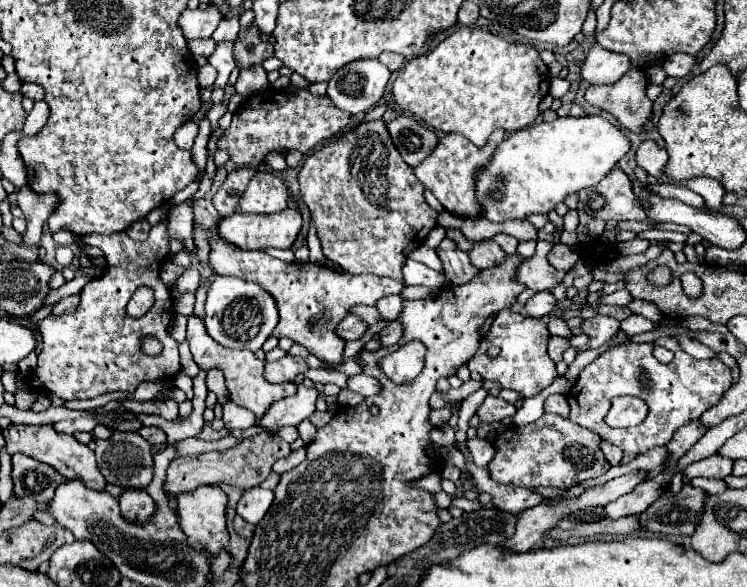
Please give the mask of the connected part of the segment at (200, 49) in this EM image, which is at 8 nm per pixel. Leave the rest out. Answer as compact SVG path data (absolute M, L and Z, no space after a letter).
M193 39L187 45L189 45L189 49L191 49L191 53L195 57L199 57L199 55L209 57L215 51L215 47L217 47L217 43L213 39Z

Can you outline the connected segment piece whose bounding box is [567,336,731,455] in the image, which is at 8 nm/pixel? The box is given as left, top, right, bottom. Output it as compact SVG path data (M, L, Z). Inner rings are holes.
M673 336L659 337L653 343L625 343L601 353L589 363L577 377L567 401L571 405L569 419L581 427L587 427L603 439L615 443L627 453L643 453L657 445L667 445L673 431L681 425L699 419L709 407L719 403L723 393L731 387L731 369L719 359L695 359L687 355ZM655 345L673 353L671 363L659 363L653 357ZM617 395L635 395L649 405L649 415L637 427L617 429L605 423L605 415L611 407L611 399Z

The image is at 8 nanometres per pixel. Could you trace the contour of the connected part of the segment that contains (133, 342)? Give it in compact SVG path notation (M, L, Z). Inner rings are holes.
M173 203L165 207L163 219L159 225L151 227L149 239L145 243L133 241L125 231L115 233L115 235L83 235L81 241L85 245L99 247L104 253L107 269L101 277L91 279L83 291L81 291L81 303L75 313L69 315L47 315L43 321L39 321L41 335L43 335L43 353L39 355L39 365L33 371L33 379L29 381L33 389L43 387L43 391L49 391L53 395L61 395L63 399L91 399L103 393L113 393L113 391L125 391L133 393L139 383L143 381L155 381L155 379L169 379L181 371L179 365L179 351L177 351L177 341L169 335L169 323L173 317L173 301L171 301L171 289L159 279L159 267L163 259L169 255L169 233L167 233L167 221L171 213ZM147 285L155 291L155 303L153 307L139 319L129 317L125 307L131 295L135 293L137 287ZM145 337L157 337L159 343L163 345L161 355L149 357L143 349L141 343Z

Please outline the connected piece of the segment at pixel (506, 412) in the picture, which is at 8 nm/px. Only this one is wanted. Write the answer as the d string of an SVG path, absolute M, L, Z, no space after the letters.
M491 395L477 409L481 423L495 423L495 421L501 421L503 417L513 417L515 413L517 413L515 405L503 401L499 397L491 397Z

